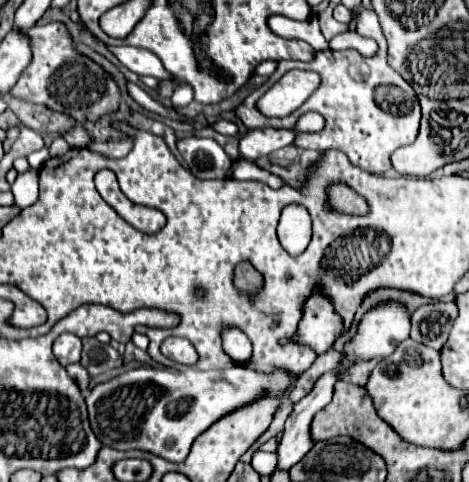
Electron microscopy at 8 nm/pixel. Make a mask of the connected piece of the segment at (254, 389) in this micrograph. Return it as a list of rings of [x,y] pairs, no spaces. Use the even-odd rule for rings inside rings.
[[[245,366],[229,370],[155,370],[135,368],[127,370],[107,382],[97,384],[85,398],[89,422],[103,446],[117,450],[147,450],[171,462],[187,458],[193,440],[227,412],[257,400],[263,394],[283,394],[295,378],[283,370],[273,374],[259,374]]]

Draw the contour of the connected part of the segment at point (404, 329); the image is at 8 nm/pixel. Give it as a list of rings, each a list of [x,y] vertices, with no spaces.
[[[393,302],[365,314],[357,338],[345,346],[349,358],[343,358],[343,368],[347,370],[355,360],[389,356],[399,342],[409,338],[409,318],[407,310]]]

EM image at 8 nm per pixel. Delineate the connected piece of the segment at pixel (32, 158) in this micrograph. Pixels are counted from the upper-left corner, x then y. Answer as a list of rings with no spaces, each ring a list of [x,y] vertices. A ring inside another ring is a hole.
[[[44,147],[39,151],[35,151],[31,153],[27,157],[27,161],[30,167],[35,169],[40,169],[41,166],[43,166],[43,164],[47,161],[48,158],[50,158],[49,150],[47,147]]]

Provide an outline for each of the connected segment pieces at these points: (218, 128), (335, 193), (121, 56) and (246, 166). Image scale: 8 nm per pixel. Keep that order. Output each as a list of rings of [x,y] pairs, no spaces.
[[[219,120],[219,122],[213,124],[211,128],[213,128],[215,132],[219,132],[219,134],[223,134],[223,136],[237,136],[237,132],[239,132],[237,124],[231,122],[231,120]]]
[[[343,183],[329,186],[325,194],[327,194],[327,206],[335,212],[355,216],[365,216],[369,212],[367,200]]]
[[[109,46],[109,50],[125,68],[129,68],[135,74],[155,76],[159,80],[167,78],[167,70],[163,68],[161,60],[149,50],[135,48],[135,46]]]
[[[239,160],[231,166],[231,170],[227,172],[227,178],[235,178],[235,180],[261,180],[265,182],[267,186],[271,188],[279,188],[283,184],[281,178],[257,168],[253,162],[247,162],[247,160]]]

